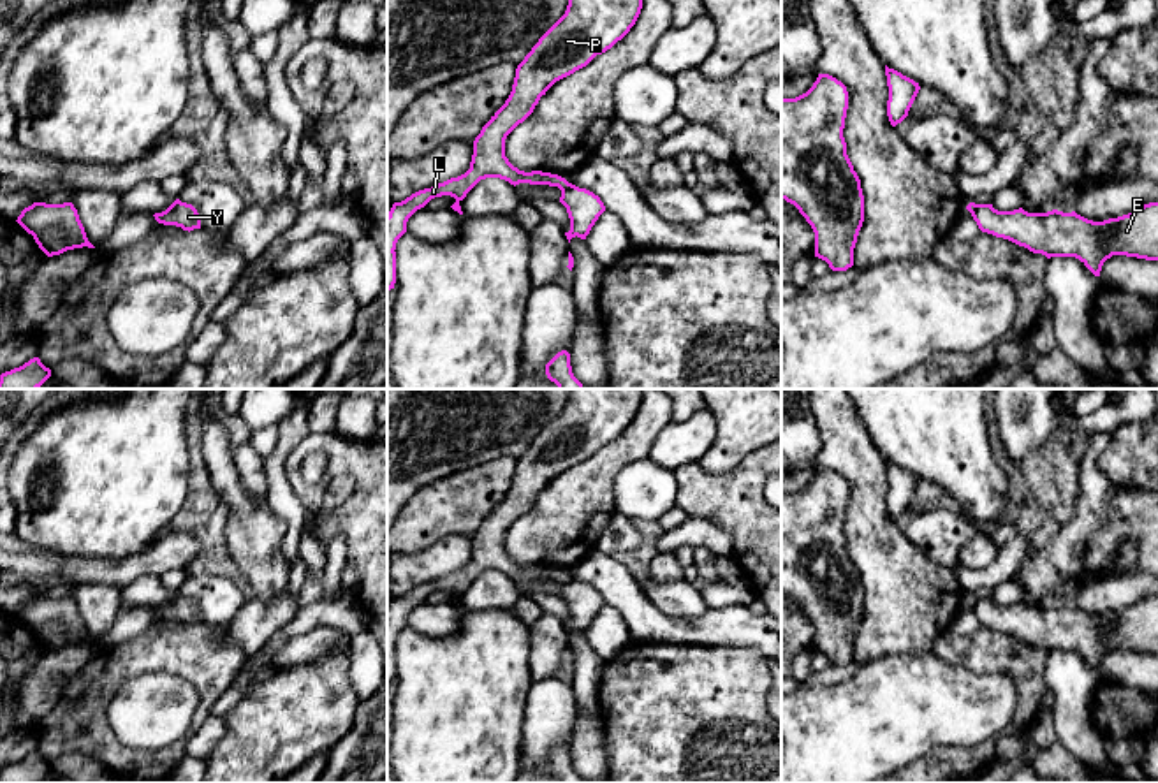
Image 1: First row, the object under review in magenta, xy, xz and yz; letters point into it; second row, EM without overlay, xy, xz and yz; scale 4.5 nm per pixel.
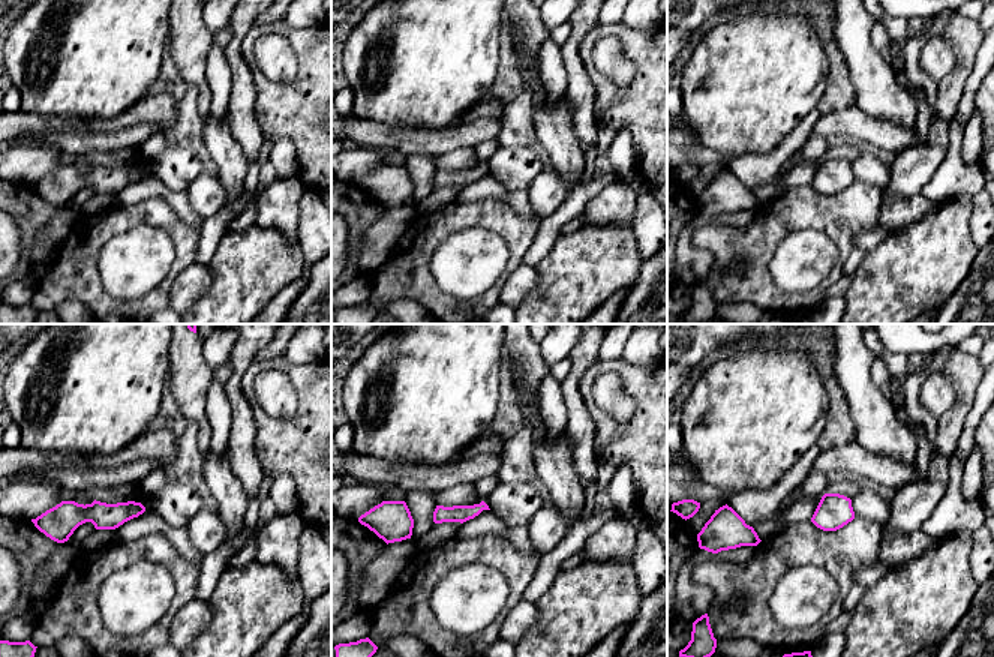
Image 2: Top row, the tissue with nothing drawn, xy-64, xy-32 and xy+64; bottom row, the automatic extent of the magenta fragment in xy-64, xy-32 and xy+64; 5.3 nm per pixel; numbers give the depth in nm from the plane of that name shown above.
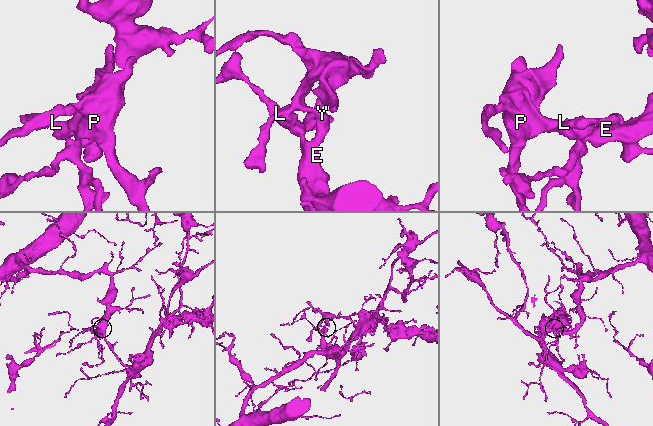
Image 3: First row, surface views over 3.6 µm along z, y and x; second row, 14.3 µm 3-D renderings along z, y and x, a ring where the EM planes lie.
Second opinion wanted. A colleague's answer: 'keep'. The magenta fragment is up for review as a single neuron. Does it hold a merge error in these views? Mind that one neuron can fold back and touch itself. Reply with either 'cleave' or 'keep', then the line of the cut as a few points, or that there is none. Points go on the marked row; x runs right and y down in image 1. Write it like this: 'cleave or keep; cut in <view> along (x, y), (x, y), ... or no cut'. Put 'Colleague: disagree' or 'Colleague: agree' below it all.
cleave; cut in xy along (34, 234), (44, 229), (60, 229), (73, 240), (85, 238)
Colleague: disagree

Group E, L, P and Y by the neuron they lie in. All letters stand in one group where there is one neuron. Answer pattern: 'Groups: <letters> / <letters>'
Groups: E Y / L P

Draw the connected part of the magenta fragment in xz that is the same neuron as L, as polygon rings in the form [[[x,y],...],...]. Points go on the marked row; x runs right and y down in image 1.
[[[568,0],[565,14],[539,39],[516,69],[512,91],[473,141],[470,169],[431,188],[394,202],[387,215],[387,292],[396,283],[396,243],[408,218],[431,199],[451,195],[458,202],[486,178],[510,185],[549,185],[563,190],[567,179],[542,171],[524,172],[505,157],[507,135],[523,123],[540,97],[560,79],[586,67],[611,49],[635,25],[642,0]]]

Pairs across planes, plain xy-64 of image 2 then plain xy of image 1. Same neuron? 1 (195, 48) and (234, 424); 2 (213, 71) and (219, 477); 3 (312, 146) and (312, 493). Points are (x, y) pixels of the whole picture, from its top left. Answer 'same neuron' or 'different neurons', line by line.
1: same neuron
2: different neurons
3: same neuron

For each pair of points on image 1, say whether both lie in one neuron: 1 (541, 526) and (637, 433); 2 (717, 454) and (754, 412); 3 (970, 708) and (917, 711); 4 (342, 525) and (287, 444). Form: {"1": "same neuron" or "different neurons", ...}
{"1": "same neuron", "2": "same neuron", "3": "same neuron", "4": "different neurons"}

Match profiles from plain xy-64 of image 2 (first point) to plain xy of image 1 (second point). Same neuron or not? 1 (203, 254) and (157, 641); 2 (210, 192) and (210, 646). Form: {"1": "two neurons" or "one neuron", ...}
{"1": "two neurons", "2": "two neurons"}

